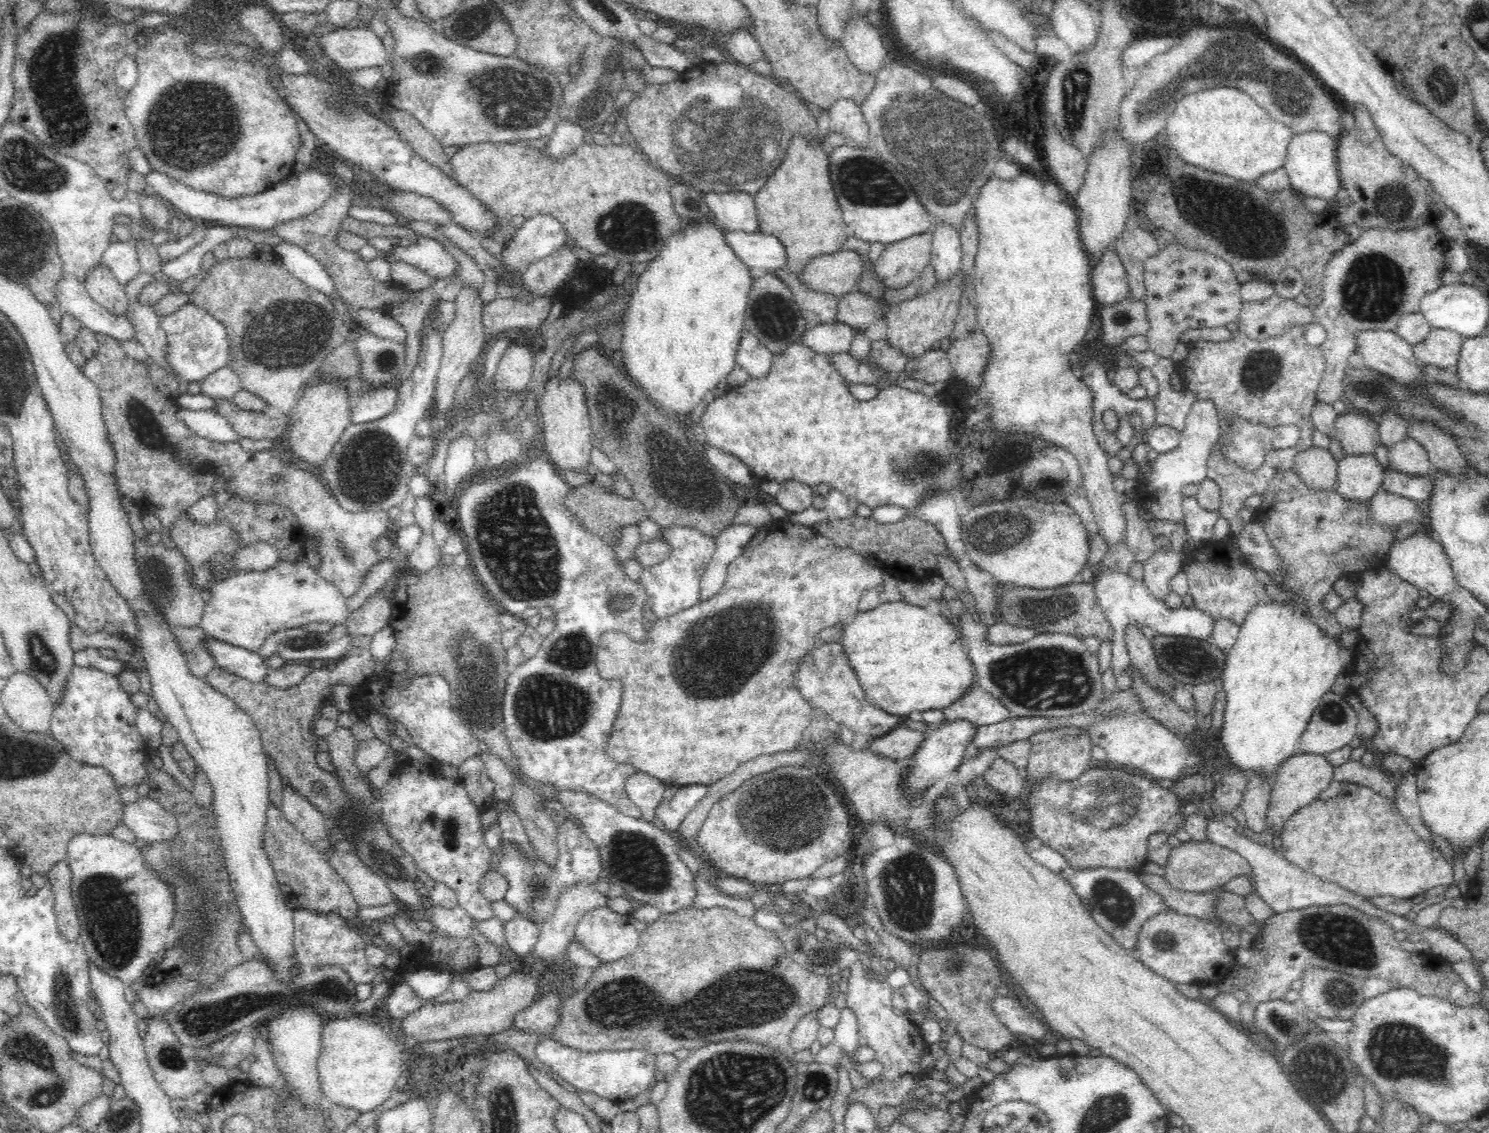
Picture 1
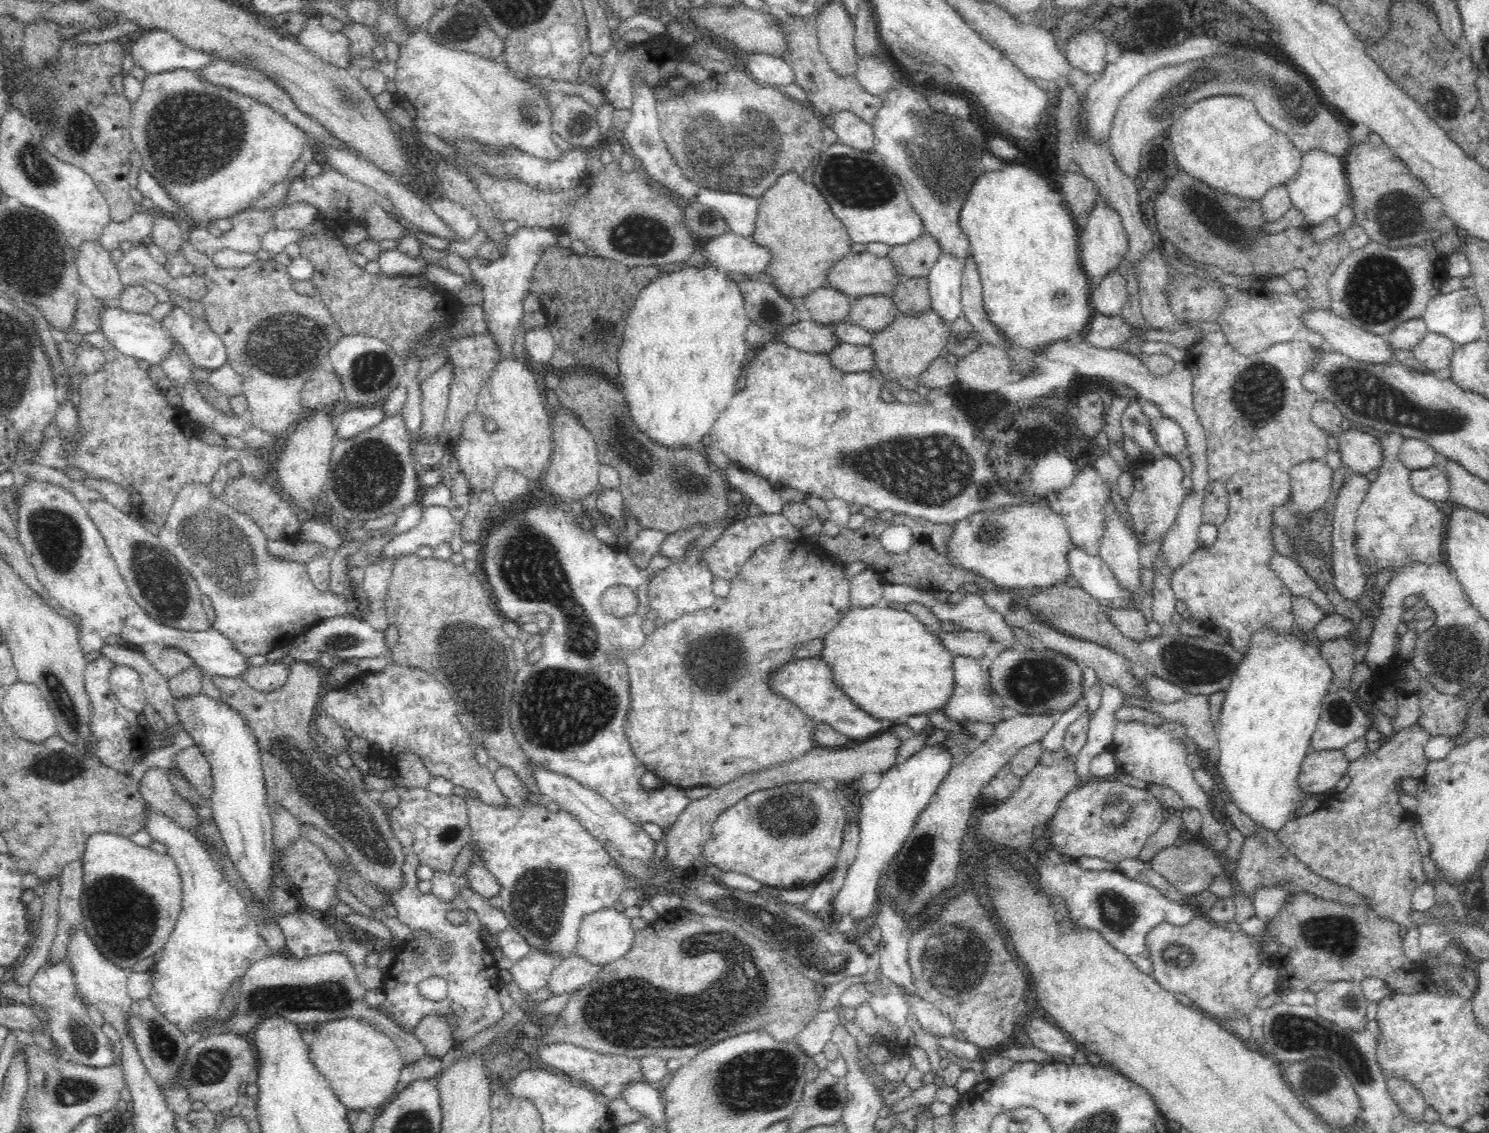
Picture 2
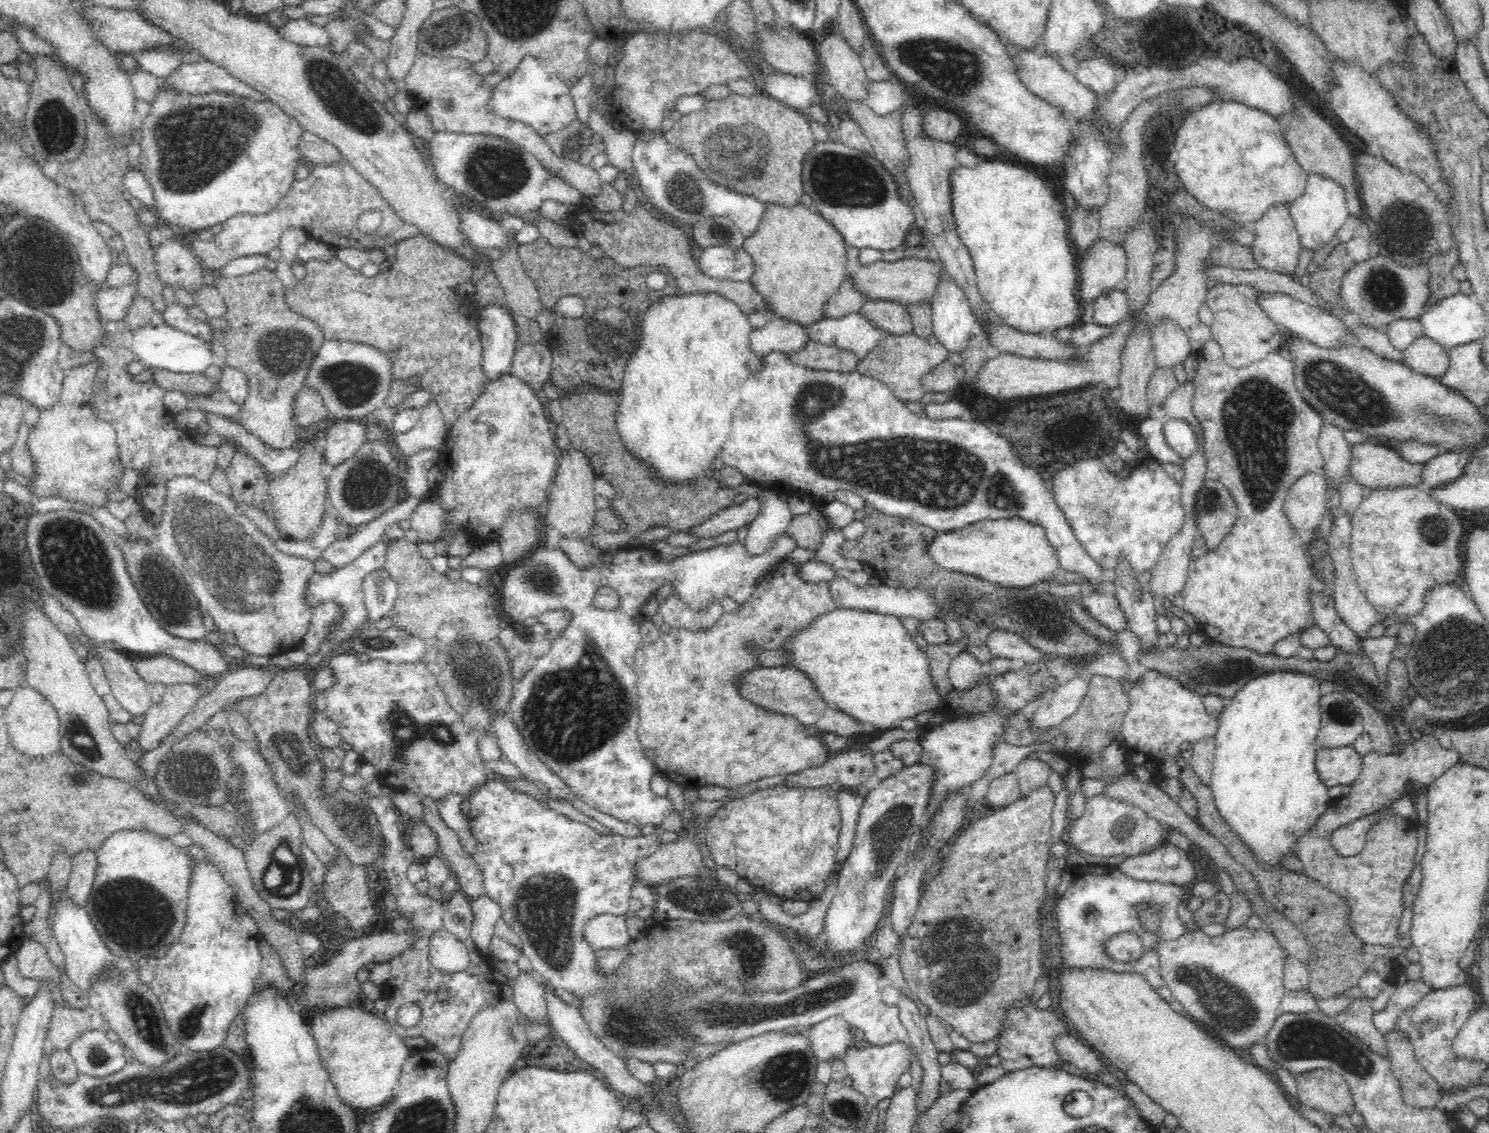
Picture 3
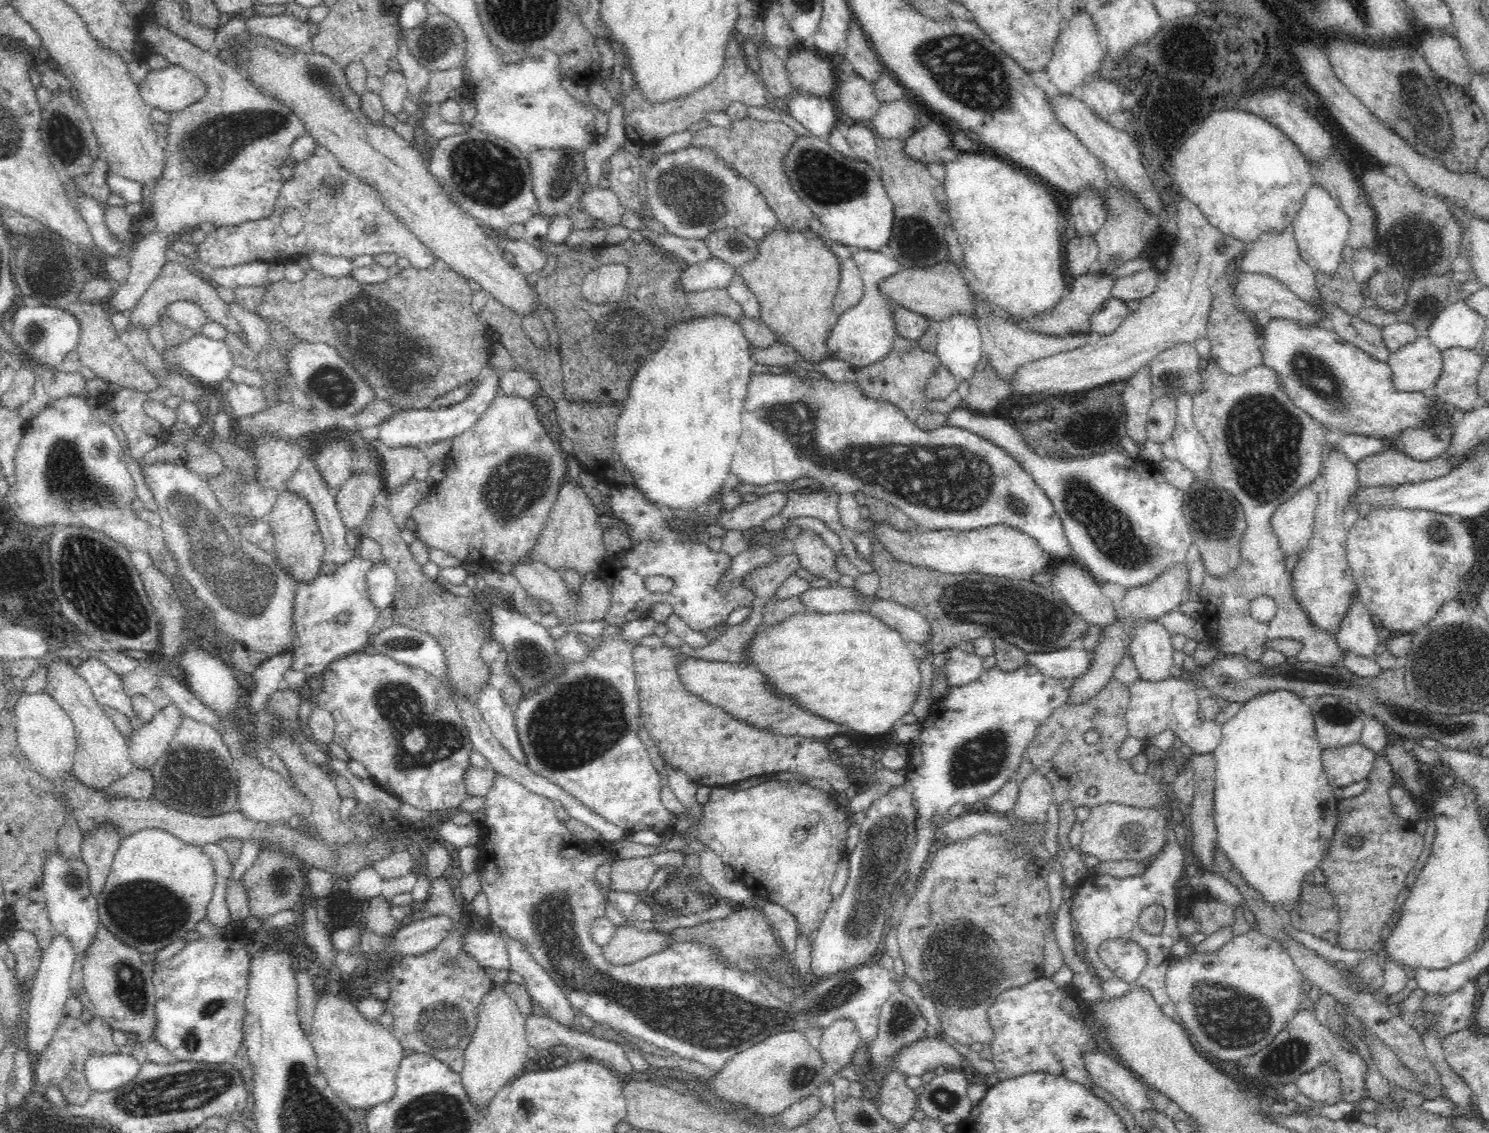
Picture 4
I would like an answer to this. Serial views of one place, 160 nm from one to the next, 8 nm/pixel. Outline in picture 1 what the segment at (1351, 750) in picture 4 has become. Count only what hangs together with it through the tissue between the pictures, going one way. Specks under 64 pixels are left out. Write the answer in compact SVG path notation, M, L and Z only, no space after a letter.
M1298 752L1289 760L1286 760L1278 768L1276 779L1274 779L1270 804L1268 804L1266 820L1264 820L1266 821L1266 829L1271 826L1275 836L1280 836L1283 824L1288 818L1313 800L1318 799L1319 794L1335 781L1334 768L1334 766L1330 765L1330 762L1327 762L1324 755Z

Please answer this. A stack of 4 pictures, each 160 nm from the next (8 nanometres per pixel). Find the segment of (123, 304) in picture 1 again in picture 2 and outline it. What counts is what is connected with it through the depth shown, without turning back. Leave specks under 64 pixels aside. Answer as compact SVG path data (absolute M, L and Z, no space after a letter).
M84 242L75 260L81 285L88 287L94 298L116 304L125 288L111 252L99 242Z

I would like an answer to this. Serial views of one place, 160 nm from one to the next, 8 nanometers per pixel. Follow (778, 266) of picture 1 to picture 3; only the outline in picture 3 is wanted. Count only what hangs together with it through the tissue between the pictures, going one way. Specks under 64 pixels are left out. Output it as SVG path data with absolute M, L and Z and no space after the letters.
M710 246L702 250L697 261L699 273L722 281L747 282L754 276L754 258L743 249Z

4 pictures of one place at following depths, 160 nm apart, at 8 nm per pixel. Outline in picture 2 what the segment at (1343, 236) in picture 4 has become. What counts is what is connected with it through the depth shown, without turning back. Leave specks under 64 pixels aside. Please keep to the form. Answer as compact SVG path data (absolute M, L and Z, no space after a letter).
M1306 150L1302 153L1302 162L1298 174L1286 182L1291 204L1304 214L1306 230L1322 224L1328 218L1334 218L1342 207L1349 203L1349 184L1345 176L1345 162L1323 150Z

